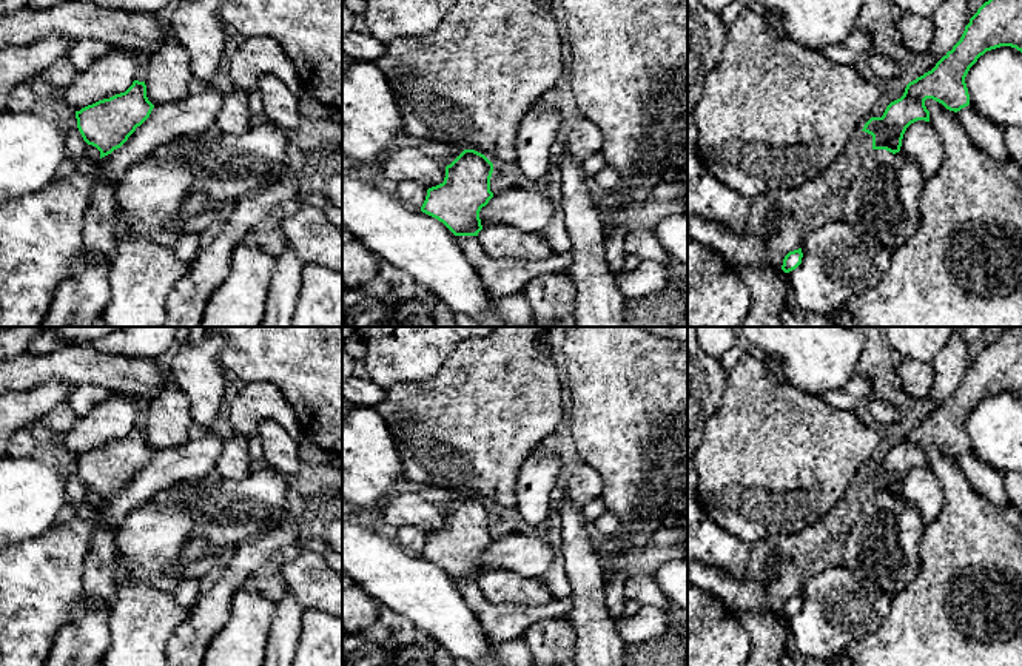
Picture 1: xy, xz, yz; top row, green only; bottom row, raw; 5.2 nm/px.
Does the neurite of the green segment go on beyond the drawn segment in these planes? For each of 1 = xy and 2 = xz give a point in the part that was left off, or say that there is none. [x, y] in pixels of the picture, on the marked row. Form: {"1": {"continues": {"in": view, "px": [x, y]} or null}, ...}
{"1": {"continues": null}, "2": {"continues": null}}

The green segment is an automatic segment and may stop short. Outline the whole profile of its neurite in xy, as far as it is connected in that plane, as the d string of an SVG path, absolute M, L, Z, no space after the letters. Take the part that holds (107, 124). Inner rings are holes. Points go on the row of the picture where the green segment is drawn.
M134 80L125 92L76 111L77 128L83 140L100 151L102 159L120 148L153 108L145 82Z

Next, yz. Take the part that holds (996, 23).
M988 0L970 18L960 40L948 51L936 66L909 82L900 99L891 102L882 117L871 117L862 131L872 136L872 150L886 150L893 154L900 151L906 128L917 122L930 122L930 111L925 106L926 99L942 103L950 111L960 111L970 105L970 94L965 77L970 68L987 51L1011 46L1022 52L1022 0Z

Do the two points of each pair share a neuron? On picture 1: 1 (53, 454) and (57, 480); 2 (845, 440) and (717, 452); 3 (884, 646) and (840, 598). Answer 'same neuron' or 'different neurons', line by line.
1: different neurons
2: same neuron
3: different neurons

